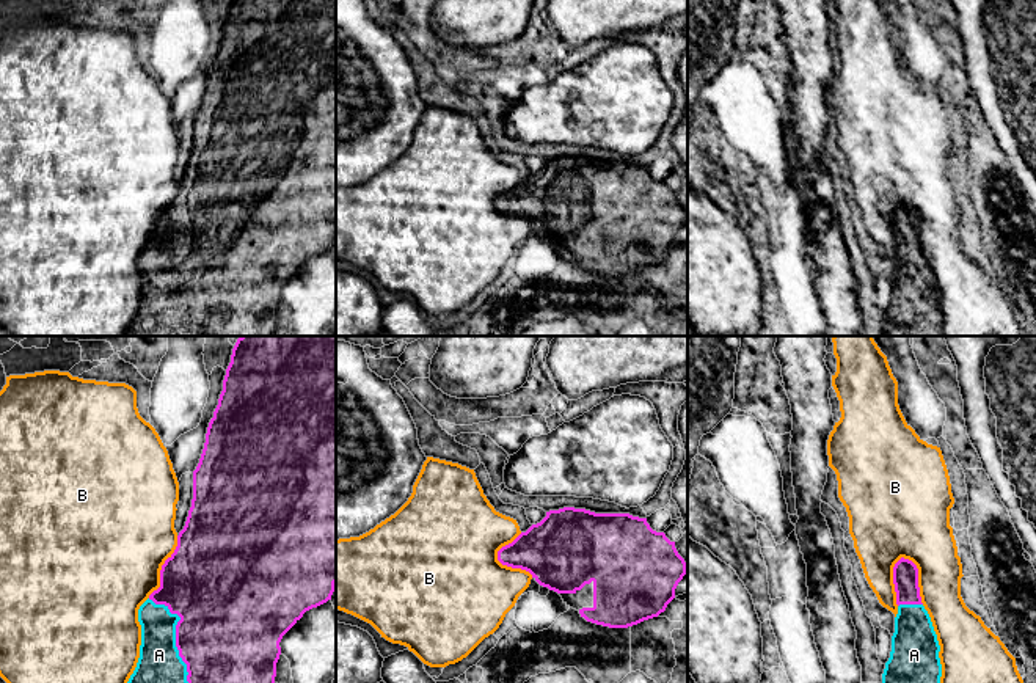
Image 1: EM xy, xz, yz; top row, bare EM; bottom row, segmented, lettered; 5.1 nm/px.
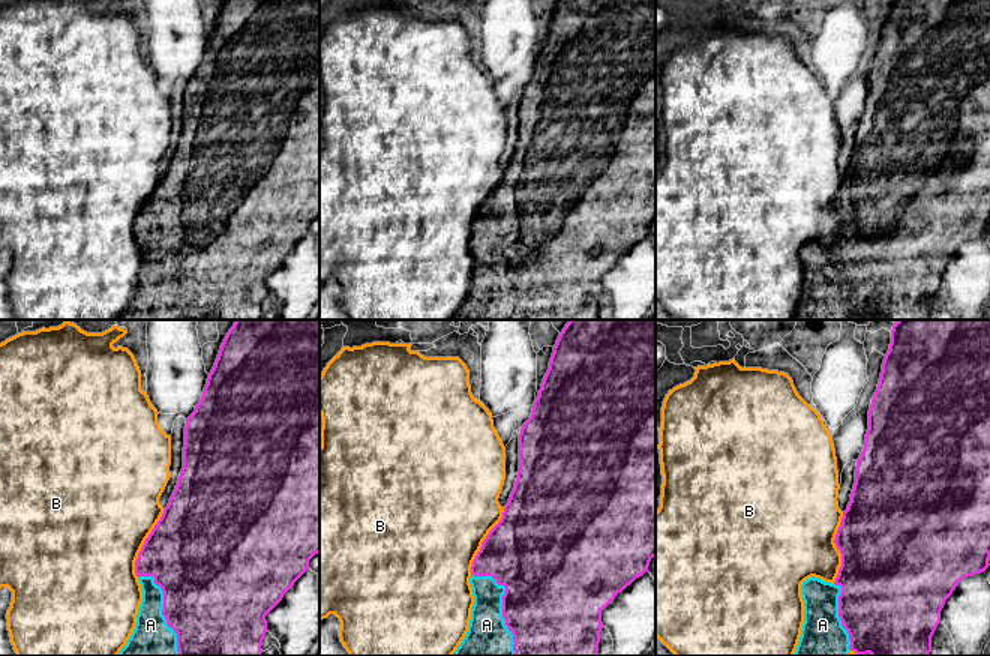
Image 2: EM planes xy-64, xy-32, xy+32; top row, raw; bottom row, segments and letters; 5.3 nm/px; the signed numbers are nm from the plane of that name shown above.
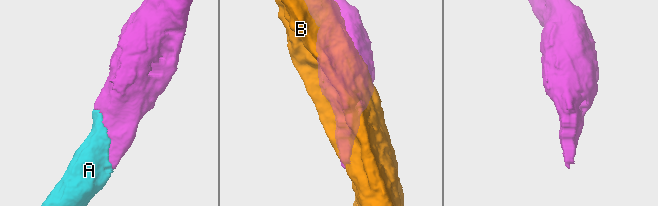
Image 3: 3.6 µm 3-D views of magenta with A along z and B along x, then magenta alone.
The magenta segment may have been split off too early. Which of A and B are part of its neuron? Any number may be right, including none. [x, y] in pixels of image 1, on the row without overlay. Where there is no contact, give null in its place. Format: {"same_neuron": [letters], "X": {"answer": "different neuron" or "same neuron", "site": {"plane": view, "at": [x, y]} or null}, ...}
{"same_neuron": ["A"], "A": {"answer": "same neuron", "site": {"plane": "xy", "at": [176, 284]}}, "B": {"answer": "different neuron", "site": {"plane": "yz", "at": [917, 226]}}}

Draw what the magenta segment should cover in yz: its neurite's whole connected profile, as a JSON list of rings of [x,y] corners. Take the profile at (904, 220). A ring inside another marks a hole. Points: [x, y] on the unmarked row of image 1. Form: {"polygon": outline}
{"polygon": [[[901,206],[893,215],[898,262],[882,336],[940,336],[940,294],[918,236],[917,214]]]}

